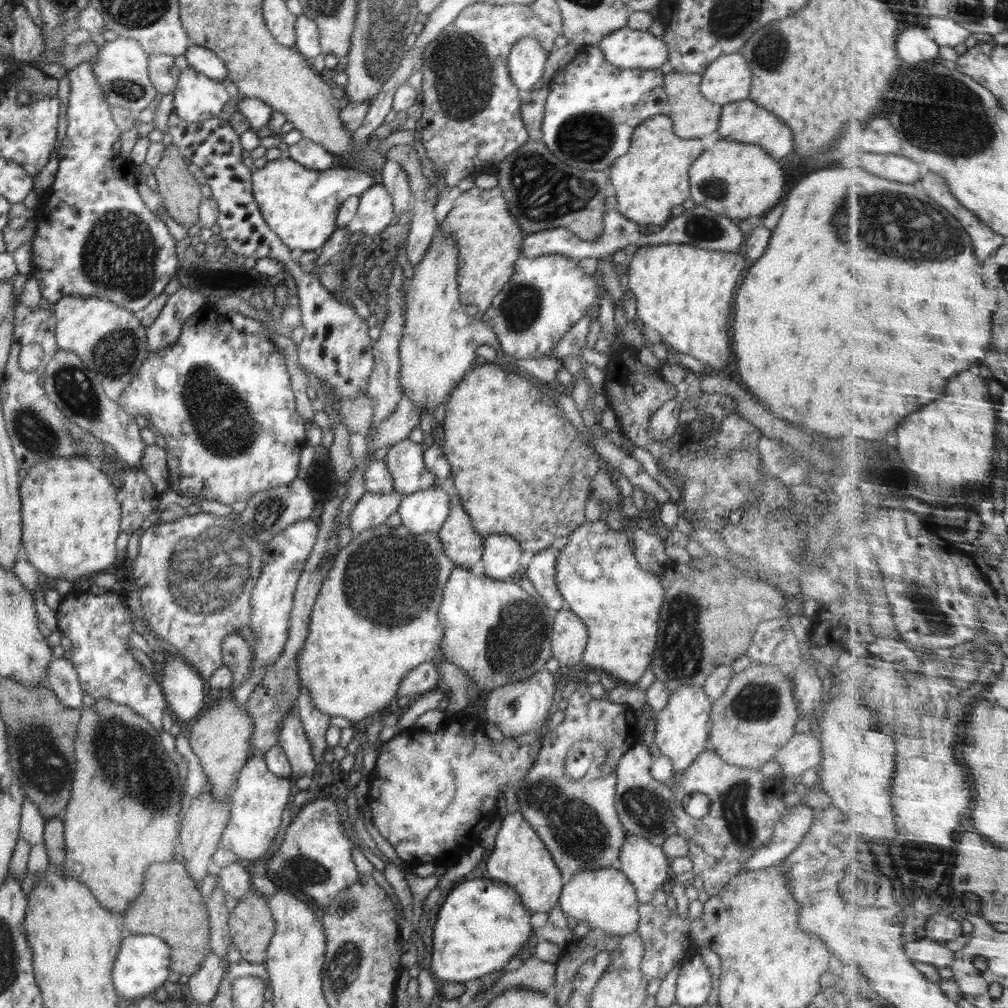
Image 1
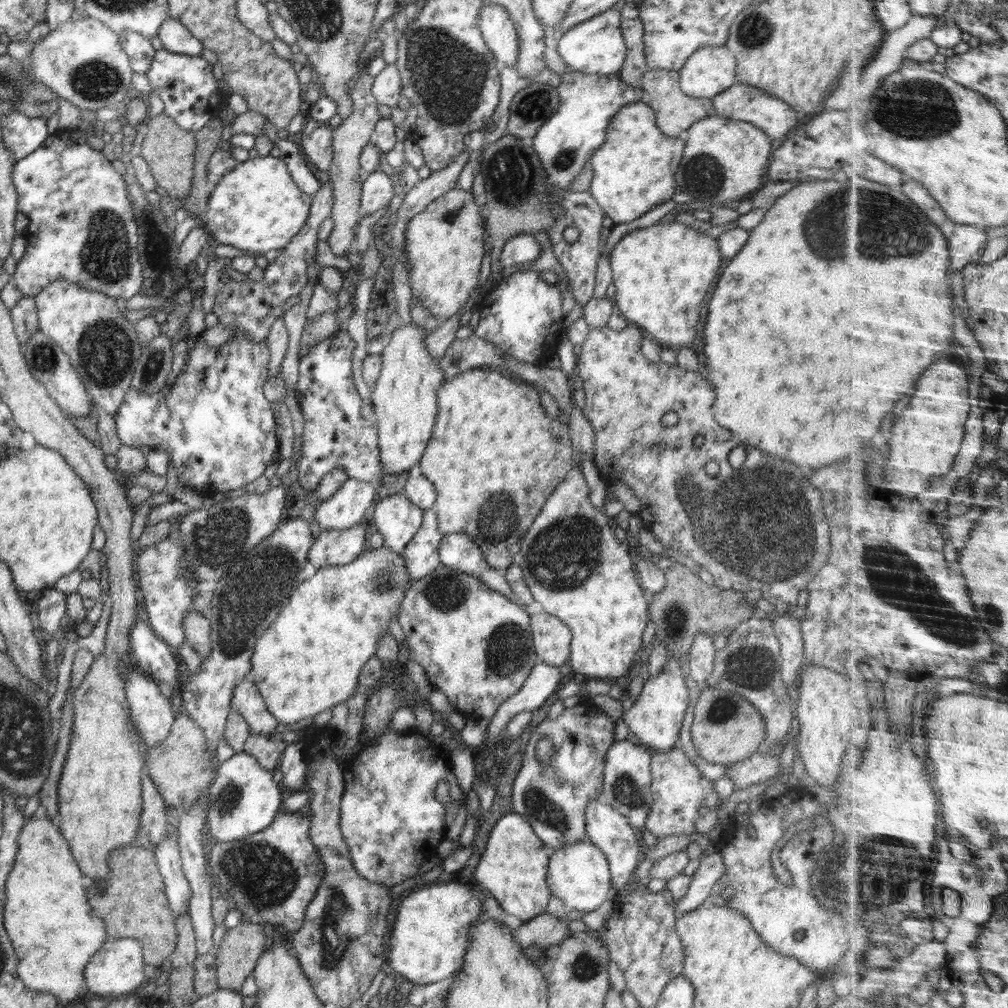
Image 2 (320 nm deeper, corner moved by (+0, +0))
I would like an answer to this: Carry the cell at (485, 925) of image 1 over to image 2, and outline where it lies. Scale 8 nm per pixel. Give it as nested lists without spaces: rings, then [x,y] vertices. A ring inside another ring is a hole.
[[[433,882],[427,888],[413,891],[398,904],[388,948],[387,962],[392,970],[414,985],[429,985],[450,978],[461,969],[469,945],[469,928],[486,914],[480,897],[472,893],[473,888],[470,884]]]

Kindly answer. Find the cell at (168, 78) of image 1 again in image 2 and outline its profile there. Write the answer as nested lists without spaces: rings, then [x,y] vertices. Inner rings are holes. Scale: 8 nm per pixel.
[[[132,31],[121,32],[119,36],[118,41],[130,59],[132,71],[136,74],[148,74],[157,52],[152,47],[151,40]]]

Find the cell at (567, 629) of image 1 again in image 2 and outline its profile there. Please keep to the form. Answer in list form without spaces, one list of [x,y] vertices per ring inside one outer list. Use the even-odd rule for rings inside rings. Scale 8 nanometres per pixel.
[[[546,611],[533,614],[530,619],[533,647],[536,655],[549,666],[559,668],[569,662],[571,630],[557,616]]]

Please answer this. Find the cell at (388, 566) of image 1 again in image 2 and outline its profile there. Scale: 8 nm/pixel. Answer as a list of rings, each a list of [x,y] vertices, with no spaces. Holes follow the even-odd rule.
[[[368,546],[349,564],[319,568],[309,580],[304,580],[254,645],[248,676],[267,704],[267,711],[279,722],[289,725],[319,712],[329,712],[335,704],[346,702],[359,685],[359,674],[364,664],[377,657],[378,636],[385,632],[391,635],[388,621],[397,619],[399,604],[406,598],[410,584],[412,579],[402,553],[394,553],[384,546]]]

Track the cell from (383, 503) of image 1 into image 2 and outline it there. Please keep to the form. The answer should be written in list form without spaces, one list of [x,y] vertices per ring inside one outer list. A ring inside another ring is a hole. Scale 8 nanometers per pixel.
[[[361,522],[344,530],[324,529],[314,539],[308,560],[316,568],[346,565],[368,548],[366,523]]]

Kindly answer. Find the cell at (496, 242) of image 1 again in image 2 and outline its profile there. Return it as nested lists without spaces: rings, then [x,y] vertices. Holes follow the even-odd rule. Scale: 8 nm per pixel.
[[[453,188],[439,196],[407,226],[404,255],[410,262],[411,302],[421,300],[432,317],[439,321],[460,312],[478,286],[480,264],[484,256],[485,217],[471,191]]]

